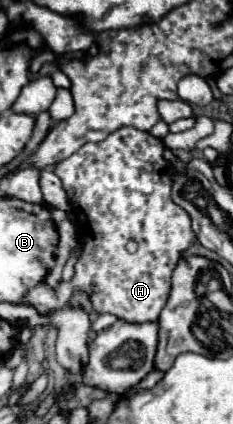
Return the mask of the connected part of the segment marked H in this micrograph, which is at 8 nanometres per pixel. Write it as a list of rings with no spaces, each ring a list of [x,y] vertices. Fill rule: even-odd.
[[[122,127],[104,141],[86,143],[54,167],[54,173],[64,183],[72,211],[76,203],[82,255],[72,281],[62,281],[58,287],[38,283],[22,301],[60,309],[68,305],[76,289],[82,289],[90,295],[98,313],[112,313],[130,323],[158,321],[170,295],[170,275],[182,253],[196,239],[190,227],[190,215],[170,199],[170,173],[174,169],[164,161],[162,153],[162,139],[140,129]],[[128,239],[138,243],[134,253],[126,249]]]

